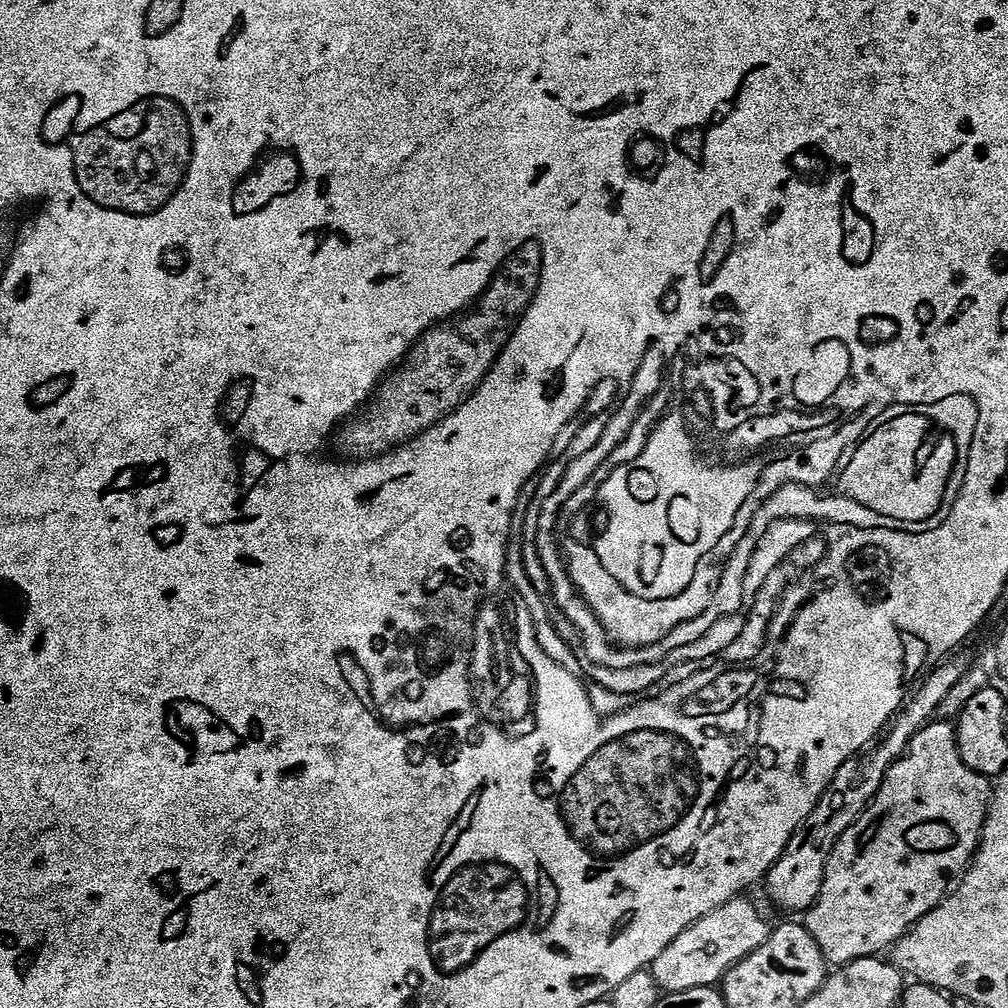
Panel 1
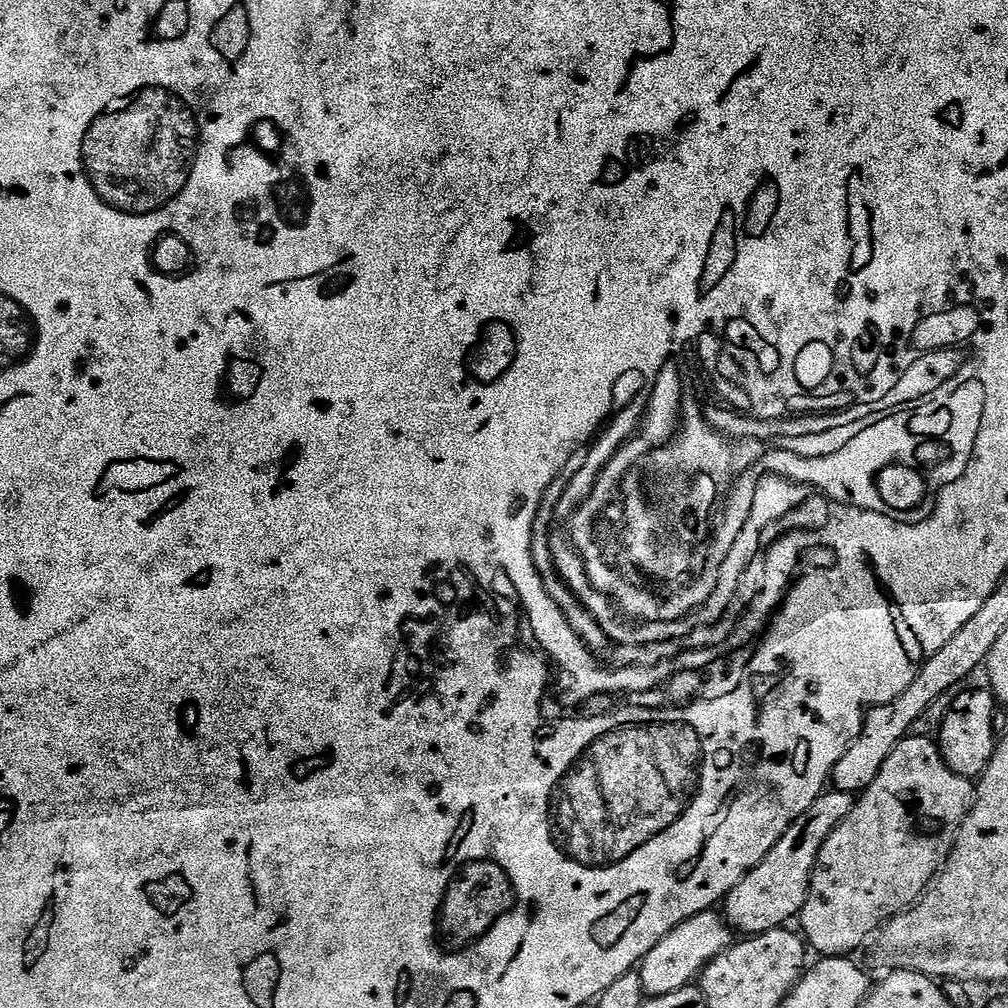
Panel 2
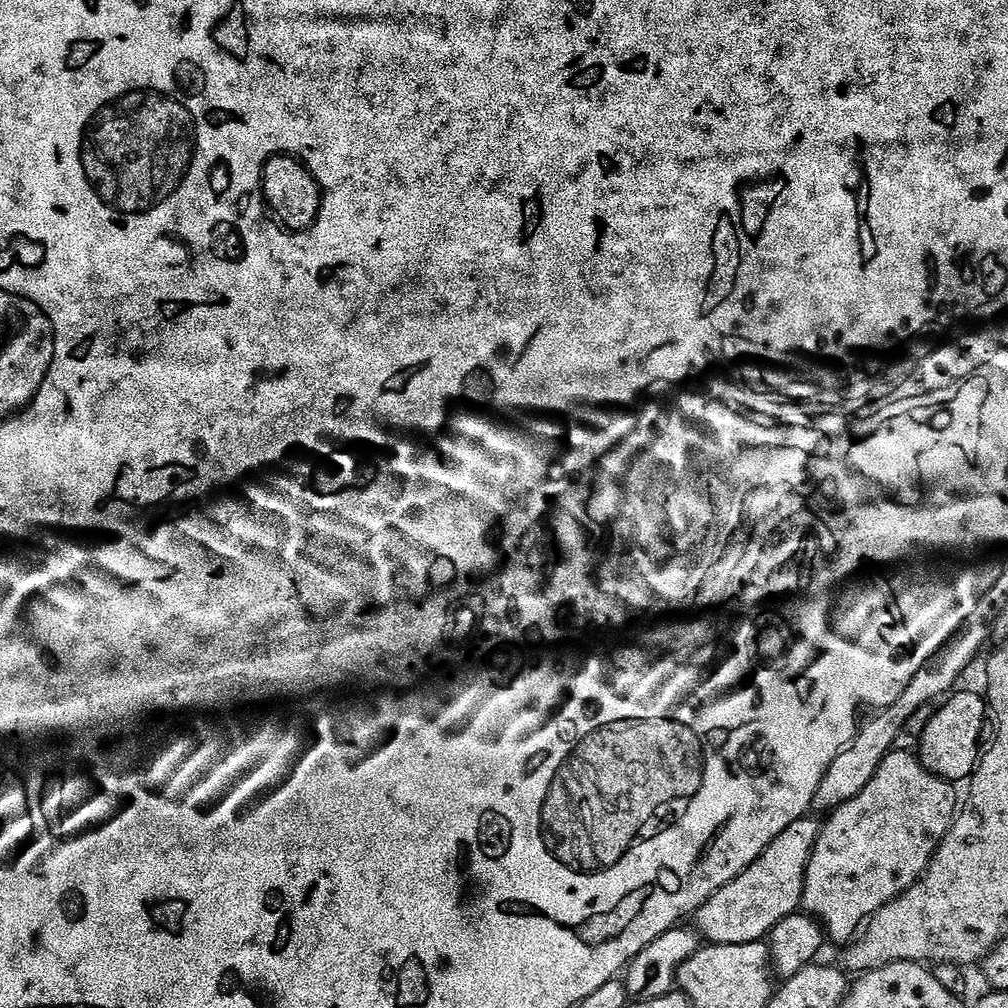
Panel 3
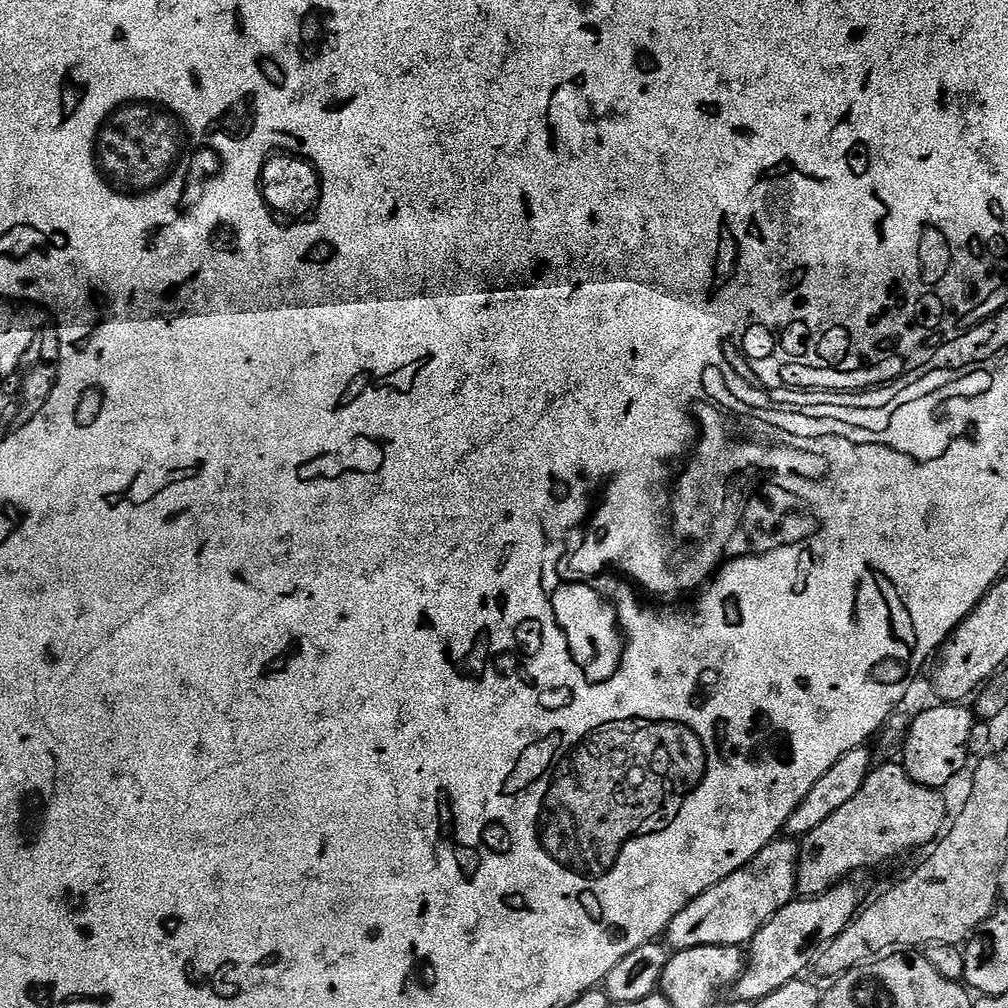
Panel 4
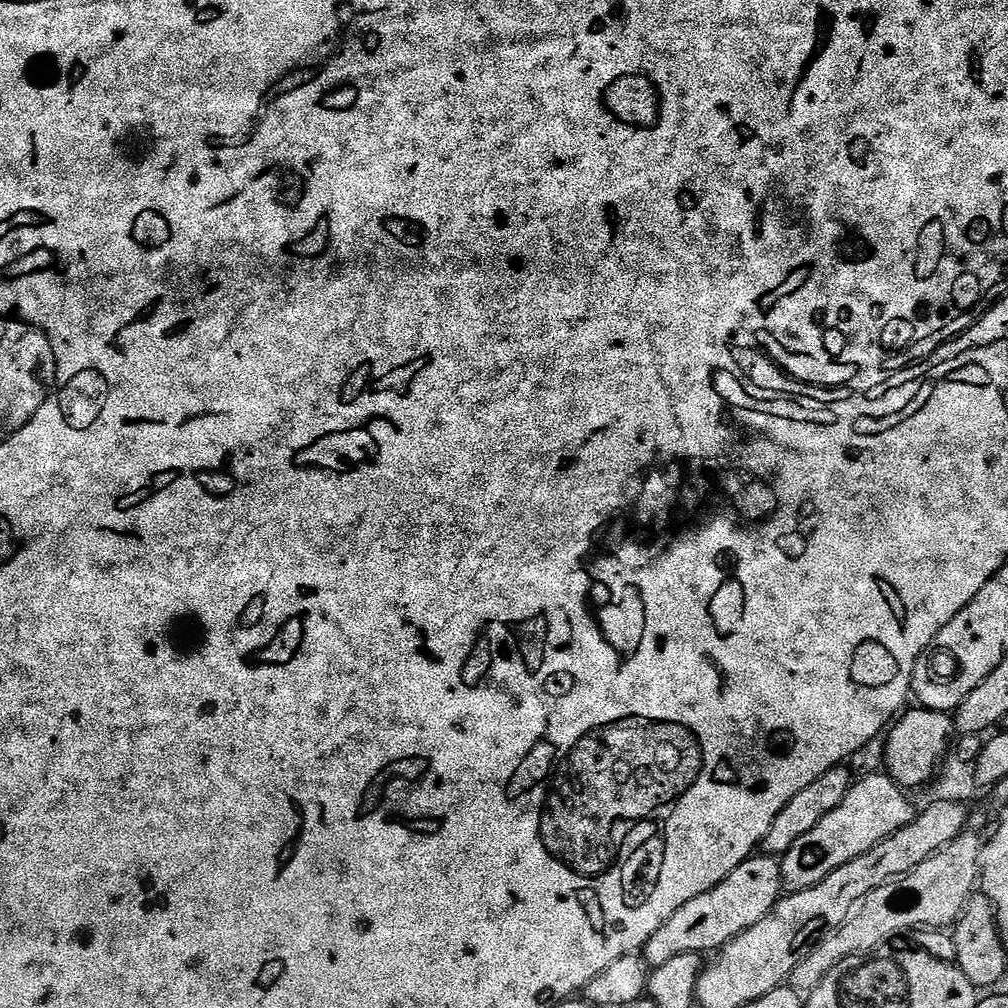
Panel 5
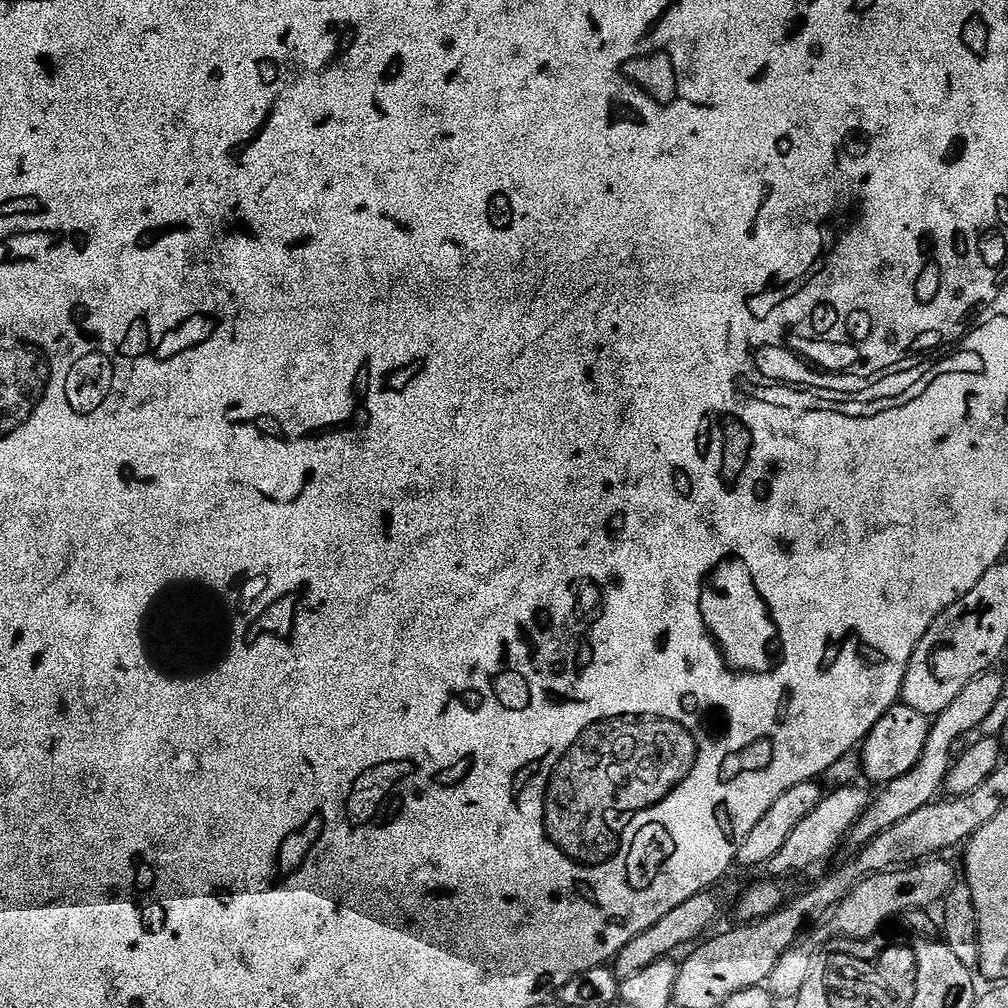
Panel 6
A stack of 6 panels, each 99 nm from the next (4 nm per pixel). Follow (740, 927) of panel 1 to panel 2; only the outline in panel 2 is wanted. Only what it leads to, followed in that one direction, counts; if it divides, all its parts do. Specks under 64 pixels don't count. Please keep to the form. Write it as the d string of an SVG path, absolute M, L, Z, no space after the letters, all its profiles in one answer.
M709 910L702 914L694 914L686 922L682 922L646 958L641 960L638 971L642 978L642 986L648 996L674 994L674 990L689 987L703 972L705 966L718 954L722 954L734 942L734 932L727 920L719 911Z

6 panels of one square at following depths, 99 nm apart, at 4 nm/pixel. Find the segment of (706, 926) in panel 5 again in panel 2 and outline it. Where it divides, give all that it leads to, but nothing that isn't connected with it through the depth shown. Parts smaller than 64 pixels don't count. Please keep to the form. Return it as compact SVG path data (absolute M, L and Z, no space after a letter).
M825 790L816 799L814 806L810 806L810 810L806 810L806 814L802 814L802 818L794 821L790 830L786 830L786 834L774 846L774 850L770 850L770 854L766 854L766 858L762 858L762 862L758 862L758 866L754 870L750 870L742 878L742 882L738 882L738 886L734 886L734 890L730 890L730 894L722 901L722 915L737 933L744 932L740 934L745 937L760 936L775 928L783 928L799 917L810 890L816 855L822 850L826 838L830 838L830 834L843 822L846 814L850 814L850 810L856 802L857 797L851 792Z

